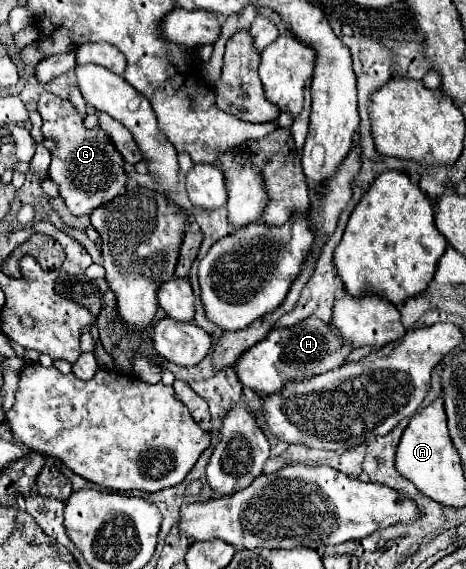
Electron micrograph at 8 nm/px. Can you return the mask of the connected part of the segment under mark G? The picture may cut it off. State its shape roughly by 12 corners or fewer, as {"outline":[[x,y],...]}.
{"outline":[[40,95],[50,179],[74,215],[126,191],[124,159],[74,105]]}

